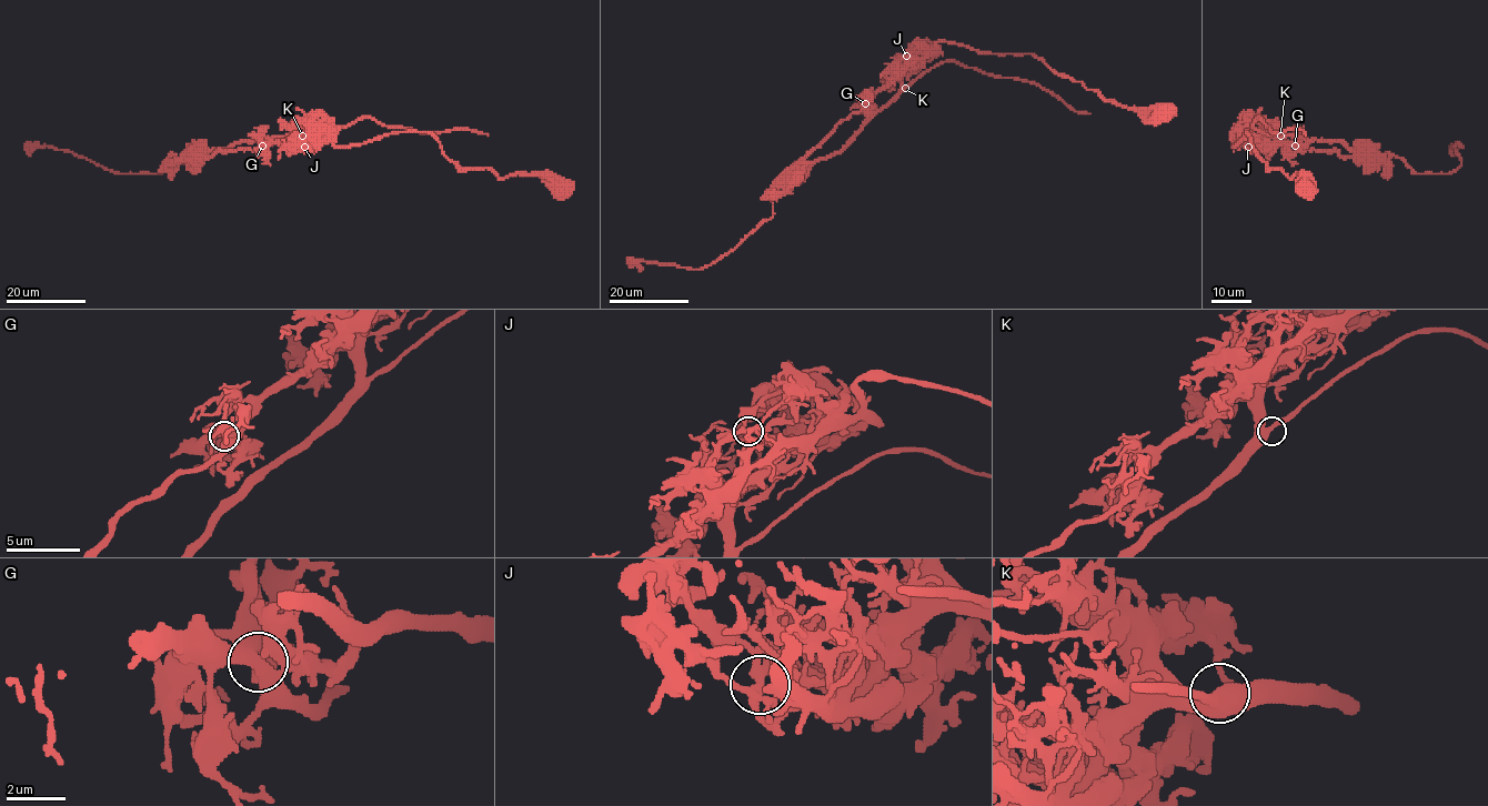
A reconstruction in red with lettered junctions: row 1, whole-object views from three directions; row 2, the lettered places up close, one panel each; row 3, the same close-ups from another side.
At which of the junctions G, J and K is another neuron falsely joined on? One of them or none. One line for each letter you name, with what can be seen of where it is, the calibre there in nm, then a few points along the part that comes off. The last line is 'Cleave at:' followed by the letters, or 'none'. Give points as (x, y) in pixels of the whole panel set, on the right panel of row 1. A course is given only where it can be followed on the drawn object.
J: place (1248, 147); calibre 280 nm; course (1248, 147), (1272, 137), (1340, 140), (1395, 155), (1416, 173), (1450, 173), (1460, 142)
Cleave at: J

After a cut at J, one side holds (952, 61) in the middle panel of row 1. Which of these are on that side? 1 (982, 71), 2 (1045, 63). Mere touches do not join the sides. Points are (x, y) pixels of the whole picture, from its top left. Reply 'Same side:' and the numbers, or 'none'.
Same side: 1

